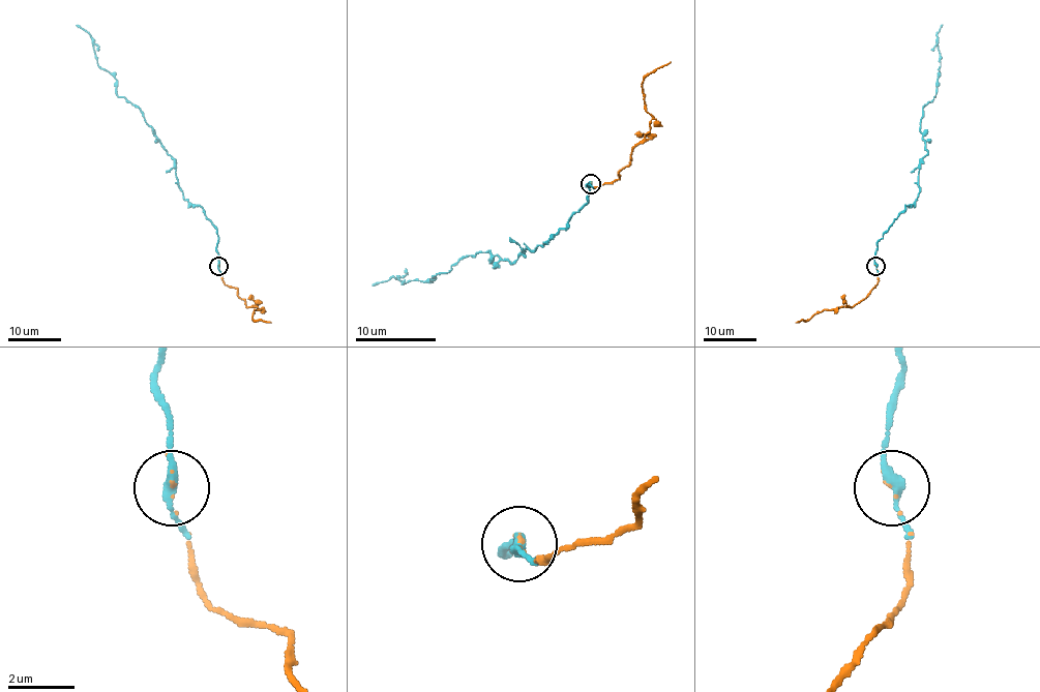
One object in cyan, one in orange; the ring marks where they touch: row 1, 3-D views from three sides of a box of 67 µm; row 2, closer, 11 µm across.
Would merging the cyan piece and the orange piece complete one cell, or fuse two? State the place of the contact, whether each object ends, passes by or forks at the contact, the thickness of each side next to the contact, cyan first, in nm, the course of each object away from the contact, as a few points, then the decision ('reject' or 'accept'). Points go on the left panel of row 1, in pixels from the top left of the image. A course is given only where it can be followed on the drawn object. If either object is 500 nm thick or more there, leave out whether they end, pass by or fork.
(218, 266) | cyan passes by | orange ends | 260/70 nm | cyan via (219, 265), (217, 231), (183, 198), (175, 160), (139, 108), (116, 92), (93, 39), (77, 25) | orange via (219, 265), (223, 282), (235, 288), (246, 306), (256, 306), (259, 310), (254, 311), (251, 318), (270, 322) | accept

